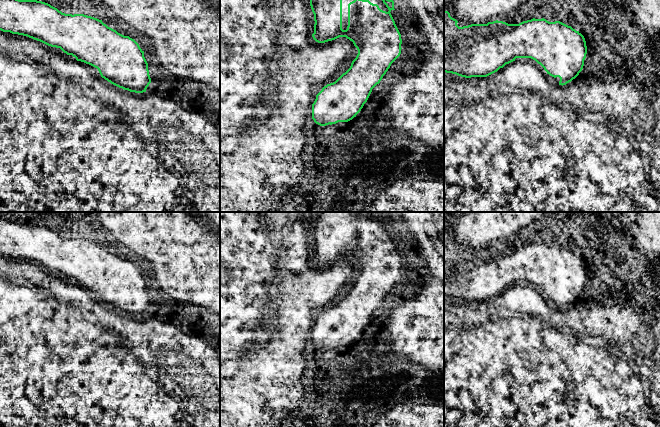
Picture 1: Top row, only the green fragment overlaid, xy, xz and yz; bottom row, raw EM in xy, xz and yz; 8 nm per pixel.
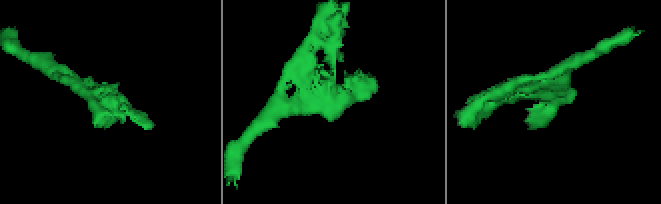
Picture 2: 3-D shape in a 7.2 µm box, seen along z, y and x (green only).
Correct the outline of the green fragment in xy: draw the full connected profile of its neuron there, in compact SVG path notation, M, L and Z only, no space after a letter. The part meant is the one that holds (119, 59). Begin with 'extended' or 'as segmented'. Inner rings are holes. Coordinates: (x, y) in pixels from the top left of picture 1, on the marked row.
as segmented | M0 0L0 30L60 48L77 61L97 68L102 78L124 90L143 93L151 83L148 63L139 44L97 18L84 14L65 14L37 0Z

